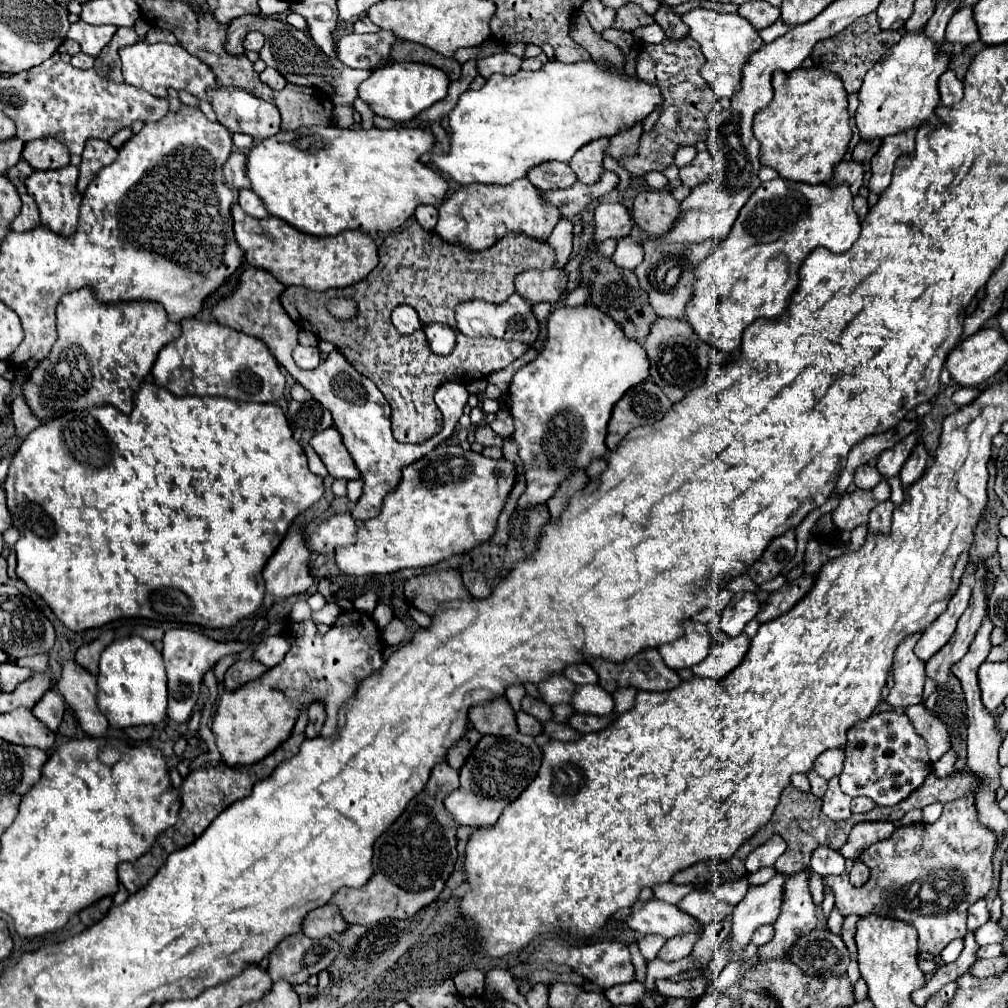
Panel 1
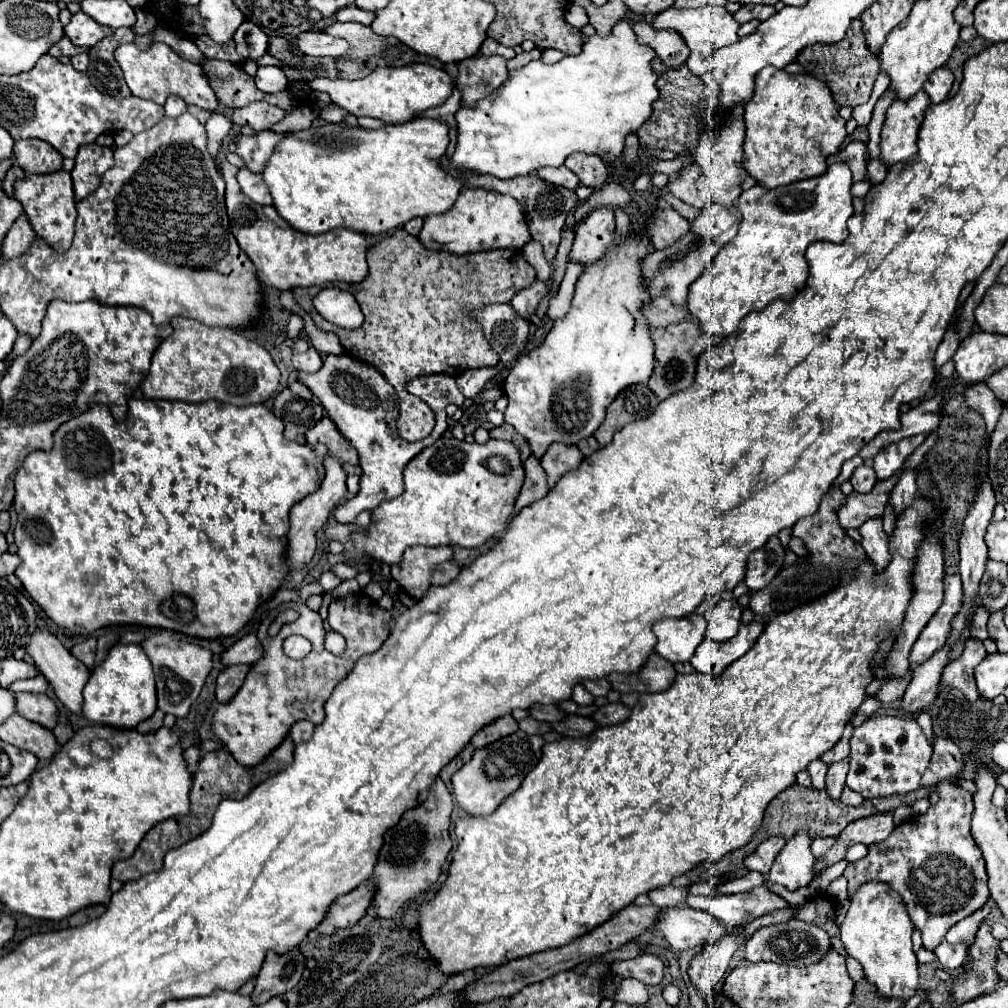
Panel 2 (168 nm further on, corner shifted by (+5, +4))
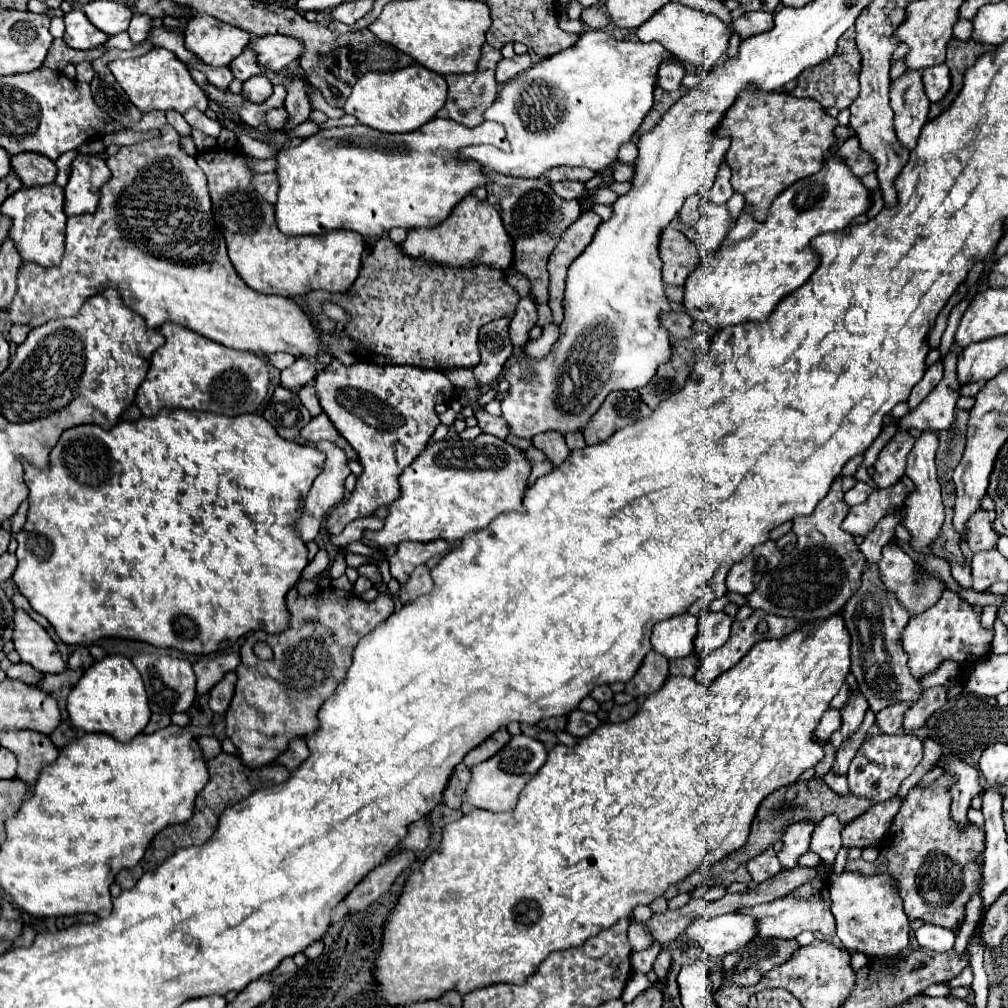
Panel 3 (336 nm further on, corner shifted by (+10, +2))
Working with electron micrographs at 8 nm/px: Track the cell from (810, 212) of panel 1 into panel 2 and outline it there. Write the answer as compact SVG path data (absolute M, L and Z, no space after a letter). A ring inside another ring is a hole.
M845 163L831 165L825 175L811 177L805 181L795 181L783 187L775 189L763 189L753 185L751 189L743 191L737 209L741 213L739 231L733 241L729 241L721 251L715 255L715 259L707 265L703 275L691 285L687 309L693 317L699 319L699 325L703 331L727 337L737 331L741 319L749 315L751 311L763 311L771 301L775 299L791 299L807 279L807 261L805 261L805 249L815 241L829 241L829 243L843 243L849 235L847 231L847 219L853 215L851 205L851 175L849 167Z

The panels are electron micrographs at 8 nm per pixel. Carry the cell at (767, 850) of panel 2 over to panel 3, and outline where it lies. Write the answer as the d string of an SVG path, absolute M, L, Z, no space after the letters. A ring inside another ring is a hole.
M778 841L774 845L770 845L770 849L766 849L766 853L748 861L748 873L750 873L754 883L762 883L762 881L766 881L782 871L782 865L776 857L780 849L782 849L782 843Z

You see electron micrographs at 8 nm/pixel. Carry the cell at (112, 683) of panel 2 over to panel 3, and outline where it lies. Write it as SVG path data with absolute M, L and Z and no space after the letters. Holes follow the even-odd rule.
M108 655L86 669L66 697L66 709L74 729L84 733L106 733L122 743L128 743L132 737L142 733L150 719L142 677L124 655Z

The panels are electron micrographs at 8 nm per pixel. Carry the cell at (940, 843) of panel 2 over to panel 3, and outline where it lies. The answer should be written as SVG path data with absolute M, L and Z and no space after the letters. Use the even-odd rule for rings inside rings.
M944 773L930 787L916 785L894 817L878 859L874 863L848 859L846 863L846 871L860 871L862 875L892 873L898 881L904 913L946 929L958 929L964 921L964 907L982 875L982 863L976 863L976 857L978 853L982 855L984 845L984 833L976 825L968 823L964 829L958 829L950 821L950 787L954 781L954 775Z

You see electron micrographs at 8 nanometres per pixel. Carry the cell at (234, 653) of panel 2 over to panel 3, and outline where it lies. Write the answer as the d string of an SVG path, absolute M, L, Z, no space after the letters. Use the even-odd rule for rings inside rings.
M226 653L212 659L202 659L192 665L196 675L196 693L206 695L228 671L234 671L240 663L238 653Z

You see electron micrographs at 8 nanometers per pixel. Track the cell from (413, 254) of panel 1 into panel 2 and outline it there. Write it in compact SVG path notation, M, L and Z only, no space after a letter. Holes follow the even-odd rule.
M397 229L373 245L367 253L367 261L369 275L365 281L343 287L355 295L363 309L365 321L359 329L341 329L323 321L313 307L317 289L299 287L291 293L321 331L331 331L339 337L347 355L375 367L393 385L399 405L397 433L405 441L421 441L433 431L435 413L419 397L411 395L405 385L421 375L447 373L459 377L461 371L467 369L495 367L499 355L487 343L481 325L467 319L466 312L483 307L485 303L509 303L515 291L535 281L535 269L519 249L455 255L449 251L425 249L421 241L405 229Z

